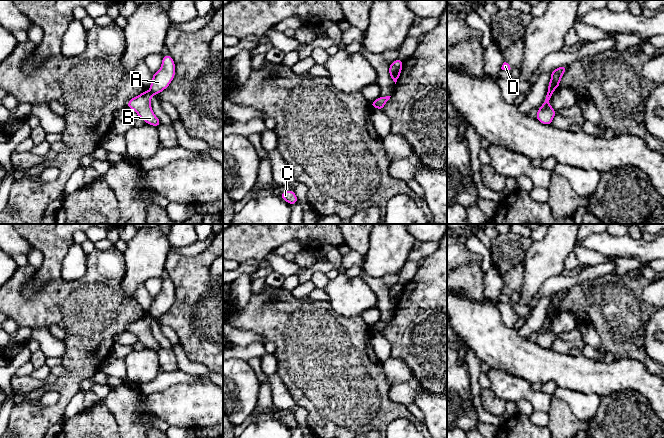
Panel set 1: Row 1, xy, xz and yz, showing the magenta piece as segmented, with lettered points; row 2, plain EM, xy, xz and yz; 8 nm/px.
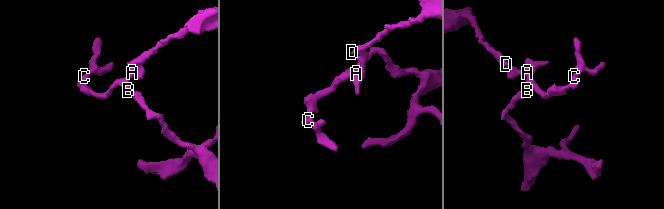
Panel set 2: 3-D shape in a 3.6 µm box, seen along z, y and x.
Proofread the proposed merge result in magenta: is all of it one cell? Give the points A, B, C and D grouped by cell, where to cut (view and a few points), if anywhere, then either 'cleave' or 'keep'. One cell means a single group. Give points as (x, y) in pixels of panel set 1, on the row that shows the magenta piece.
groups A D / B C; cut yz (552, 90), (548, 92); cleave

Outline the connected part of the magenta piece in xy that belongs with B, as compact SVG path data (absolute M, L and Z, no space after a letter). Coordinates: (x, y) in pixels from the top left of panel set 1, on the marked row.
M144 91L140 95L130 99L126 105L133 109L139 118L143 119L146 124L158 127L162 122L156 117L151 108L152 93Z

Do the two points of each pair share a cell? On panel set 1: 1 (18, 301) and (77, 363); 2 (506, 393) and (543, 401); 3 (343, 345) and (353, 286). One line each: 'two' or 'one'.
1: one
2: one
3: two

